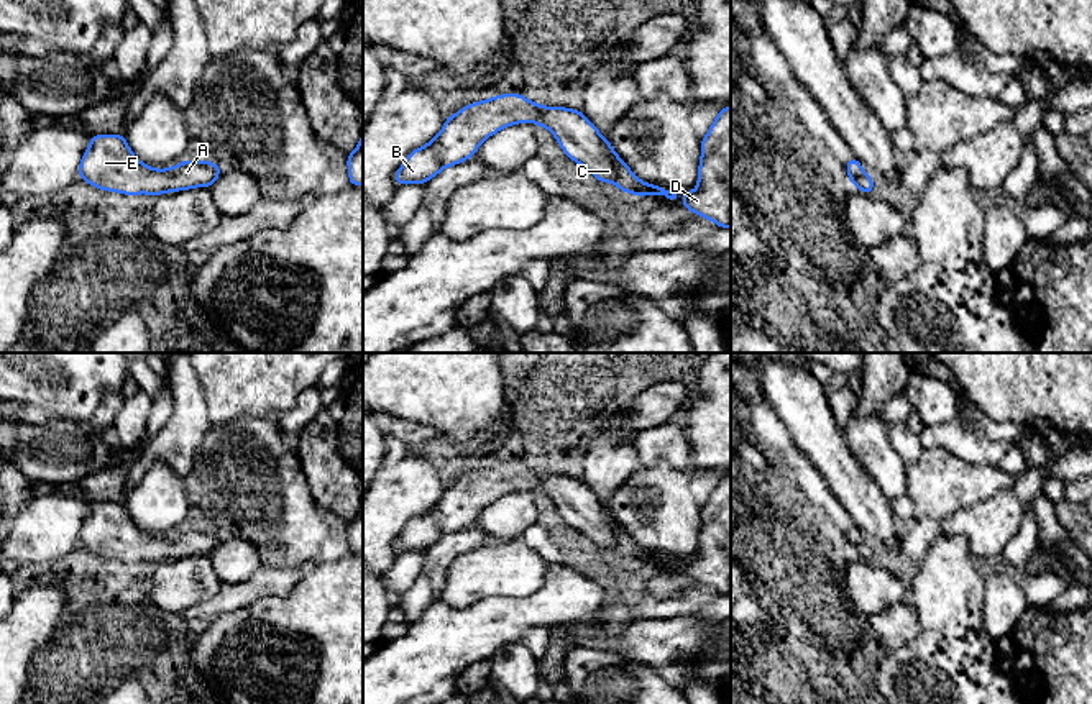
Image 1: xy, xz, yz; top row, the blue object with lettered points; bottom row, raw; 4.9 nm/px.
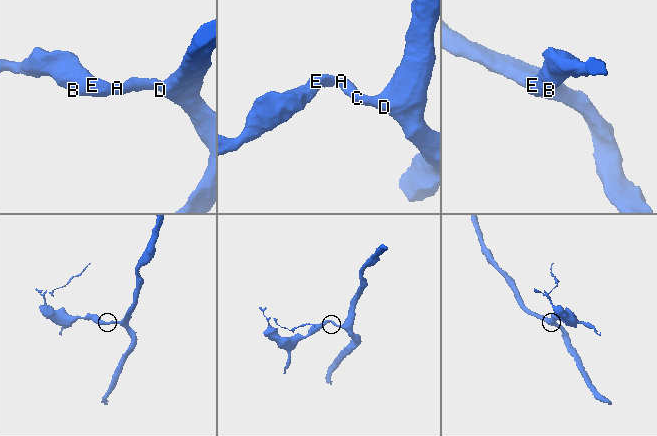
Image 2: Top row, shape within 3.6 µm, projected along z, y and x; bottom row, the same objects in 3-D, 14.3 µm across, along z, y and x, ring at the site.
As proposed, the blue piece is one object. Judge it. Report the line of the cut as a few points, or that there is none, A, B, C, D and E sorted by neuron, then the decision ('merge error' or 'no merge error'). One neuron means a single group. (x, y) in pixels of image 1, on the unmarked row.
no cut; A B C D E; no merge error

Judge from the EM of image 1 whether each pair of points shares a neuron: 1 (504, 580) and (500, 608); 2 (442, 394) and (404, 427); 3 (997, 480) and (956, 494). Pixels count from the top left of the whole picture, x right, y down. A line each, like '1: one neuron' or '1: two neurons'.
1: two neurons
2: two neurons
3: one neuron

